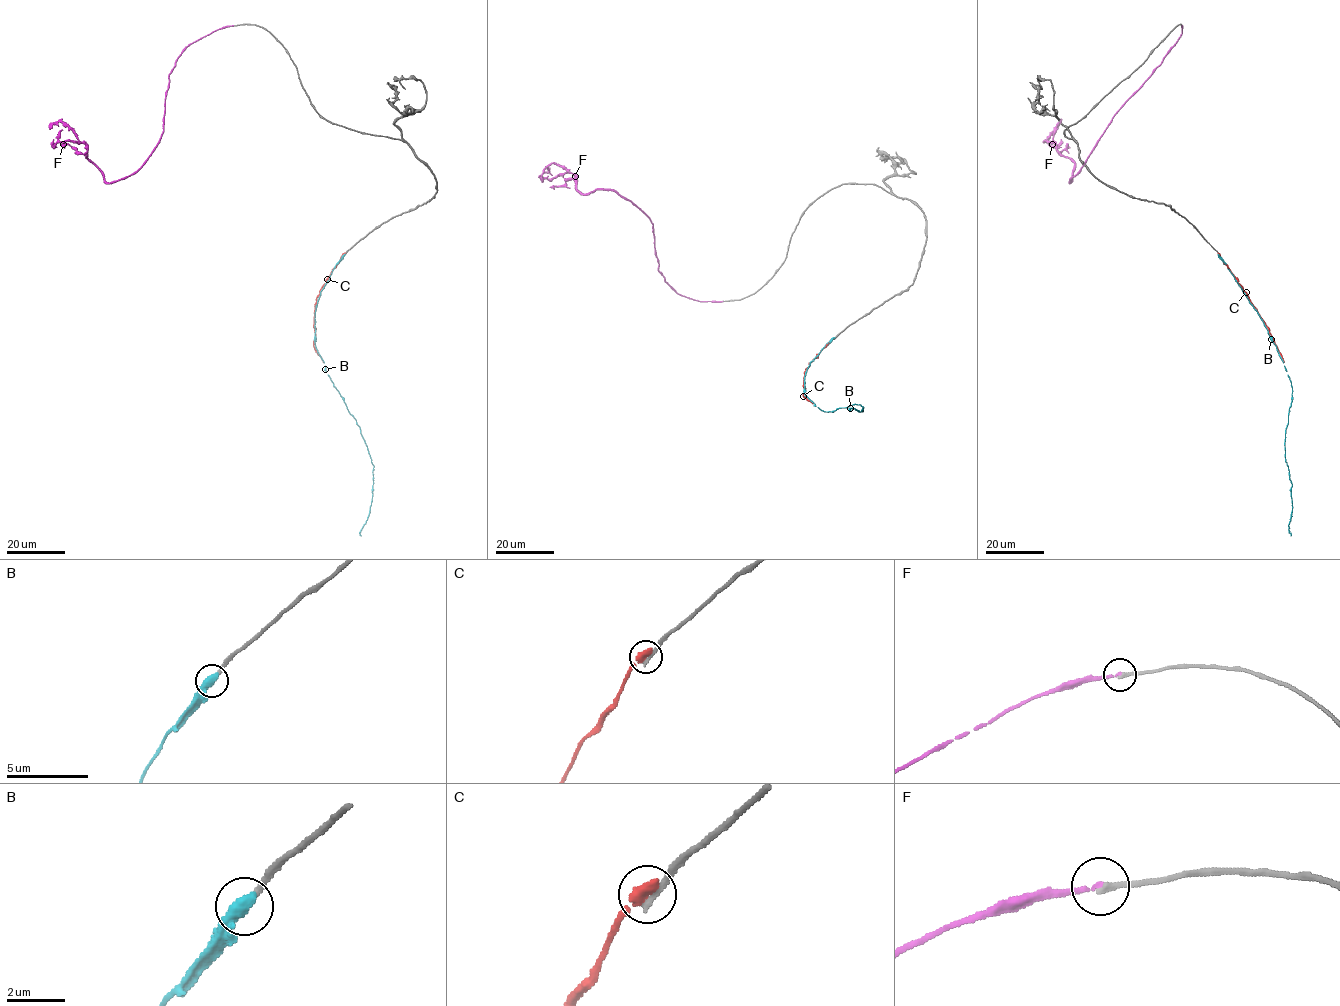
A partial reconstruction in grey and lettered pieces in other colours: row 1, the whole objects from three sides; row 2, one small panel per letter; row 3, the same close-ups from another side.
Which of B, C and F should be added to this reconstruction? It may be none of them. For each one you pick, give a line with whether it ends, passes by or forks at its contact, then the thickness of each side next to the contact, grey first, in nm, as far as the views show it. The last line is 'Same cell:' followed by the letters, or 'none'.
Same cell: none

